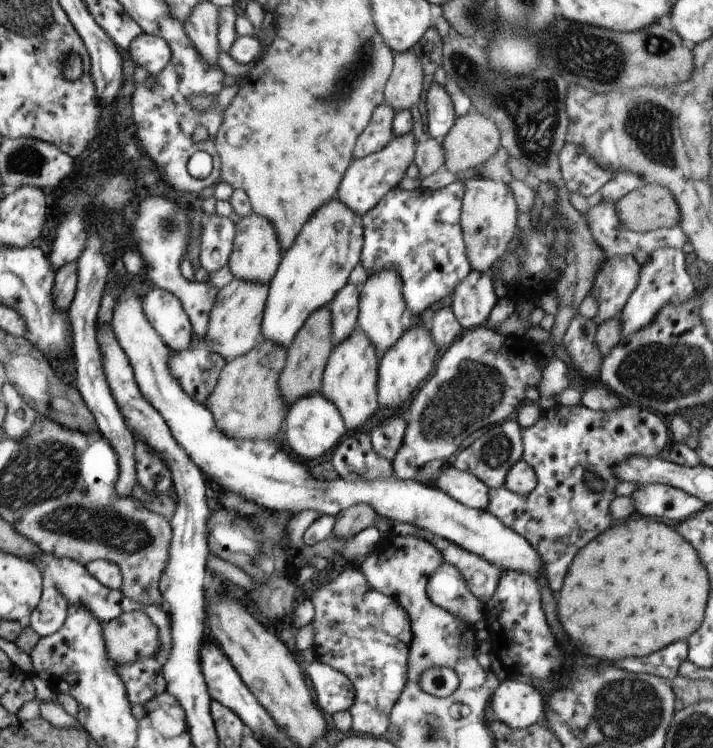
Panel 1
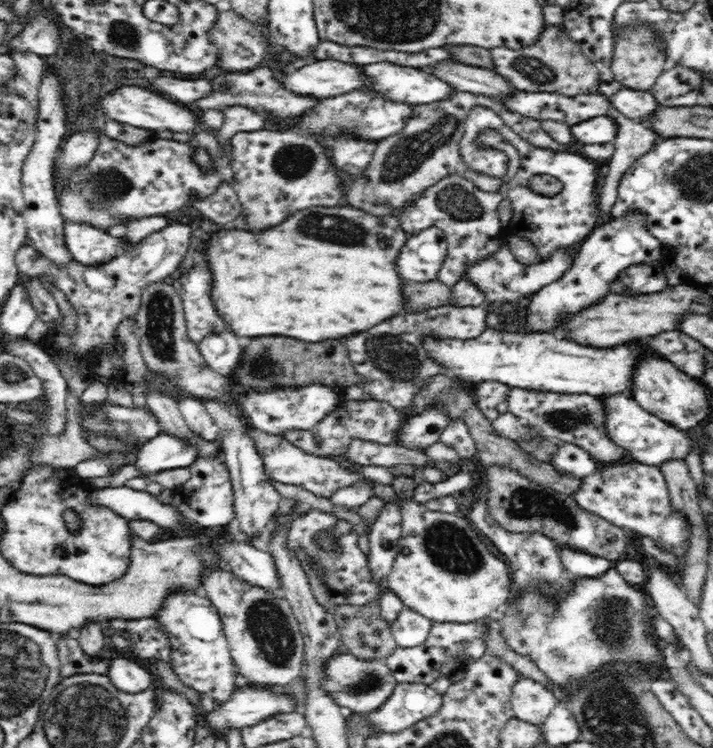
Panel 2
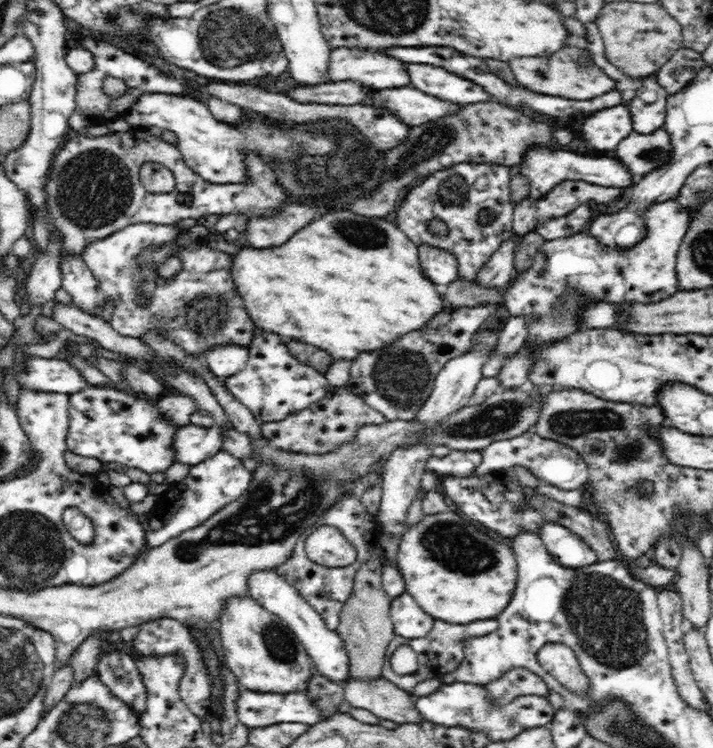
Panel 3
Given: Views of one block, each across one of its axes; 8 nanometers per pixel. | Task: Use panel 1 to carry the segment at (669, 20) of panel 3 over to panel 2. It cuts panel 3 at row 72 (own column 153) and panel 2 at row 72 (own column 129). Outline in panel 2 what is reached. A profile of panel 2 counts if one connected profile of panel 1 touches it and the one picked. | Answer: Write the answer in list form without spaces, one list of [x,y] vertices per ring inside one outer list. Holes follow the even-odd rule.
[[[612,24],[612,74],[614,78],[632,90],[652,90],[658,76],[664,74],[664,64],[668,60],[668,46],[664,44],[662,32],[650,28],[648,24],[630,24],[630,26],[614,26]]]

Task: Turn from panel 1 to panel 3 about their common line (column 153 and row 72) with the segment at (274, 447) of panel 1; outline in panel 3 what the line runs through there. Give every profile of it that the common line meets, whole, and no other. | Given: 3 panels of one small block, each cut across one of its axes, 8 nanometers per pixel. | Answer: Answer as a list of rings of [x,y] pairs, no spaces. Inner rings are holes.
[[[332,48],[330,58],[330,82],[340,80],[356,80],[364,86],[376,88],[376,90],[390,90],[390,88],[406,88],[410,86],[410,74],[404,68],[406,64],[398,58],[394,58],[388,50],[364,50],[364,48]]]

